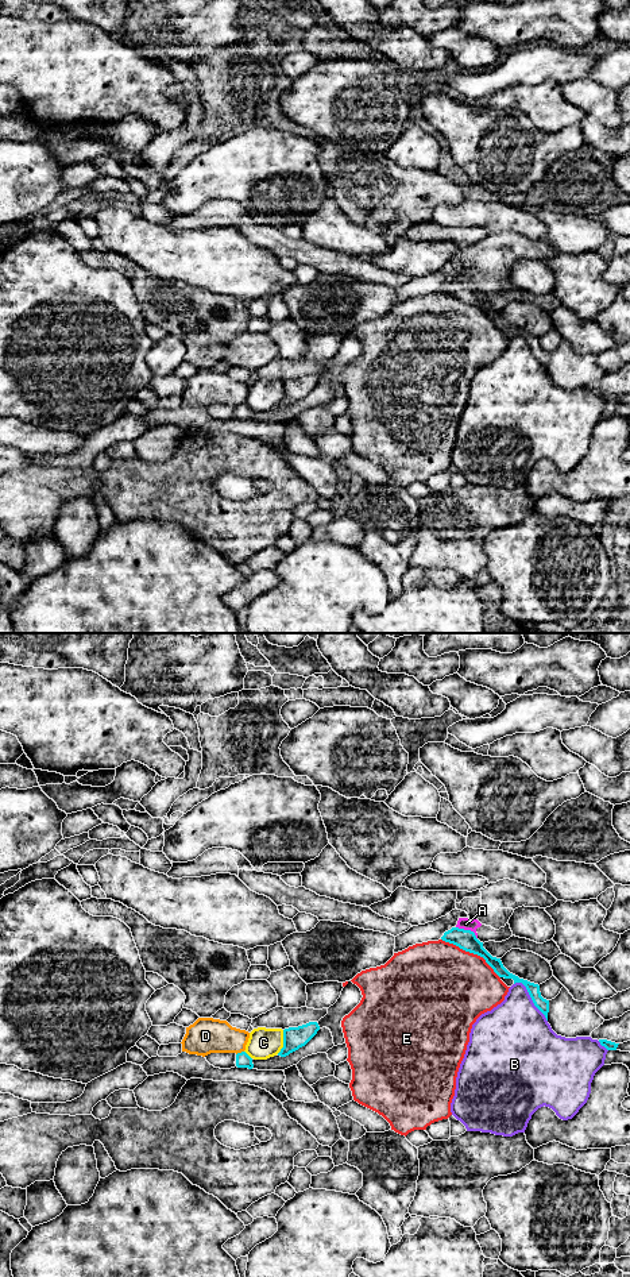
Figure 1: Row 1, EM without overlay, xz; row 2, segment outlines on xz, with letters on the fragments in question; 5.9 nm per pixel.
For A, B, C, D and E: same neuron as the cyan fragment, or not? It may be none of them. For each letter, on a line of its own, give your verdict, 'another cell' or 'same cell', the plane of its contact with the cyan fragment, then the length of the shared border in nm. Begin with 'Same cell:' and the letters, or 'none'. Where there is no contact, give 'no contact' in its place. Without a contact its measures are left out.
Same cell: none
A: another cell | xz | 150 nm
B: another cell | xz | 300 nm
C: another cell | xz | 150 nm
D: another cell | xz | 50 nm
E: another cell | xz | 420 nm

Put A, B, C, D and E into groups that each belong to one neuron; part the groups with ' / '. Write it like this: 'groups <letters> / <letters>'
groups A / B / C / D / E

